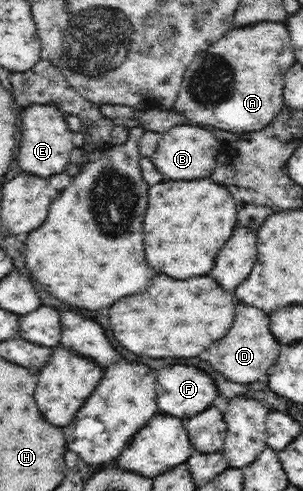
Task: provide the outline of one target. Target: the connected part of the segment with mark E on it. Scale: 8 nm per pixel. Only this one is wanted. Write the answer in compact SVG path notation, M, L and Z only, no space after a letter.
M56 105L28 106L22 114L22 144L18 154L18 166L42 178L60 174L70 164L70 153L74 148L72 130L68 127L66 116Z

